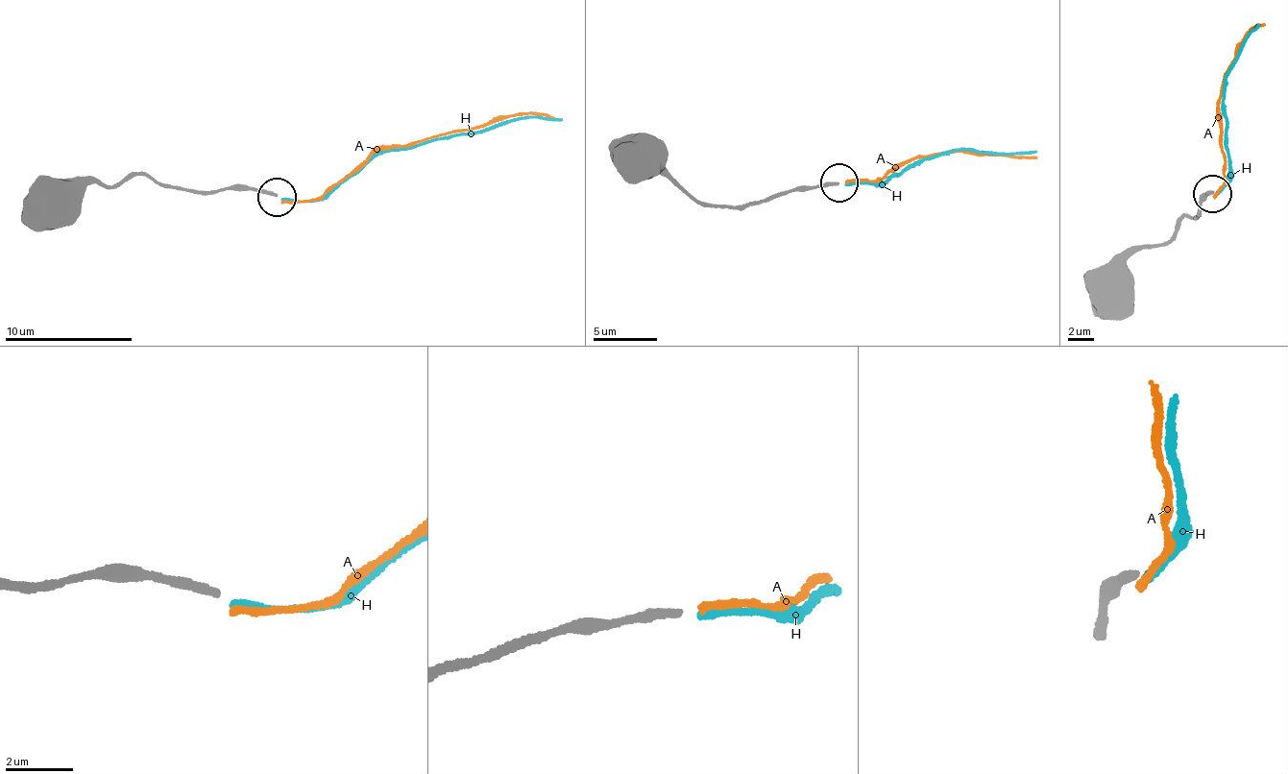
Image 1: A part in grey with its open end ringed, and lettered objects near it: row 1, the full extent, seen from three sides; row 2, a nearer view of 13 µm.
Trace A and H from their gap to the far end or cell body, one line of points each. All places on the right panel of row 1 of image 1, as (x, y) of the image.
A: (1215, 197), (1227, 183), (1217, 116), (1222, 85), (1237, 60), (1244, 36), (1264, 23)
H: (1216, 193), (1234, 179), (1224, 105), (1225, 84), (1250, 31), (1256, 27)

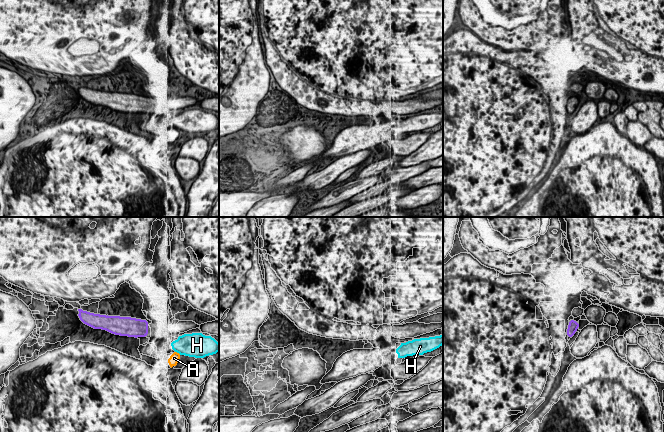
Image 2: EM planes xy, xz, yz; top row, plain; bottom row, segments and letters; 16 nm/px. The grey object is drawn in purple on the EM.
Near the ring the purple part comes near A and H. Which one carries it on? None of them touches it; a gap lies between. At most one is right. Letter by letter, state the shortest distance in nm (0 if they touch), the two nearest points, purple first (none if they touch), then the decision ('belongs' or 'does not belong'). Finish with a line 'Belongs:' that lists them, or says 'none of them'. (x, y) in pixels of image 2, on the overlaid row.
A: 500 nm | xy (146, 335), (170, 356) | does not belong
H: 420 nm | xy (147, 333), (171, 343) | does not belong
Belongs: none of them

